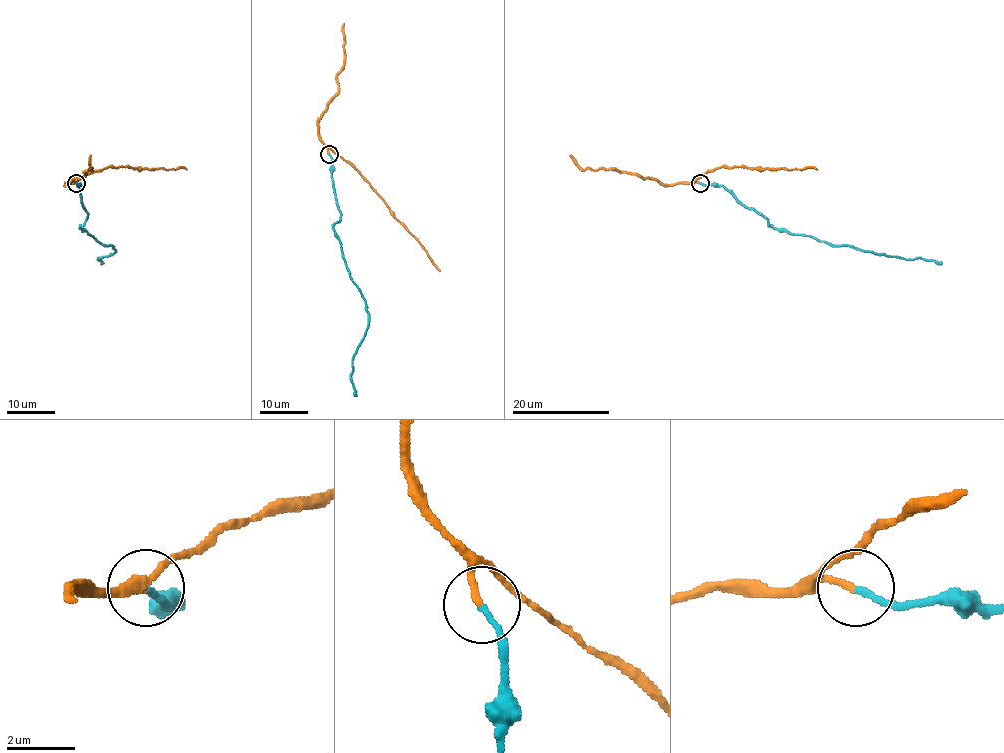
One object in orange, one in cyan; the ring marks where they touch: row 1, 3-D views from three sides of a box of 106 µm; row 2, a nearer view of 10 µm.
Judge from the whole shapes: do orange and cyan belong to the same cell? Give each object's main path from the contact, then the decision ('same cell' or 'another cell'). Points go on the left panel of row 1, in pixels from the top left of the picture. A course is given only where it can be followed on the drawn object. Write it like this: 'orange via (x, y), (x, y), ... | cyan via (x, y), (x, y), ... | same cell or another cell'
orange via (76, 182), (87, 174), (107, 167), (186, 169) | cyan via (76, 182), (87, 215), (80, 227), (115, 249), (112, 254), (98, 257), (104, 263) | same cell

